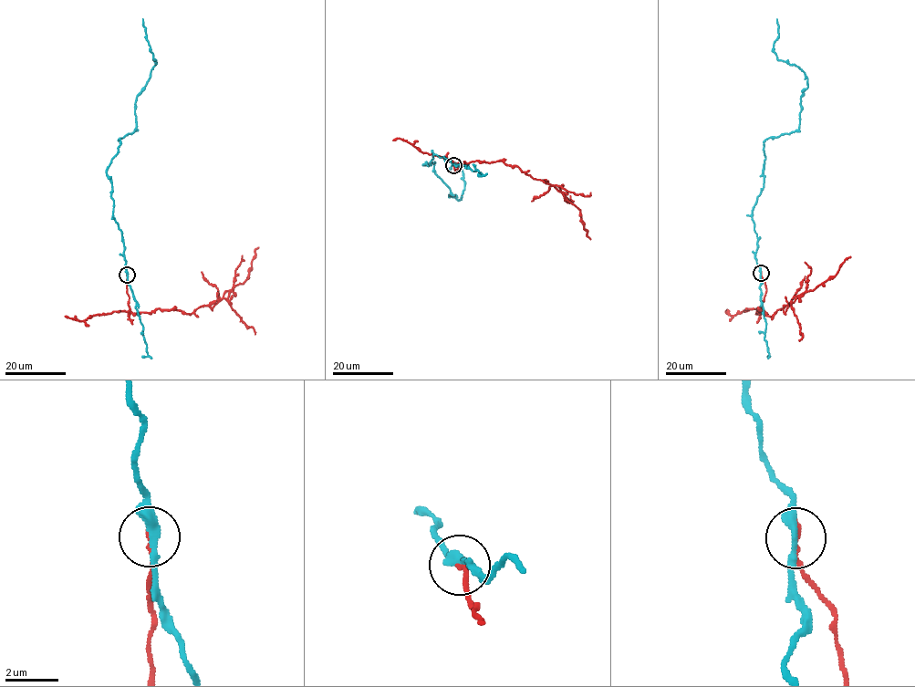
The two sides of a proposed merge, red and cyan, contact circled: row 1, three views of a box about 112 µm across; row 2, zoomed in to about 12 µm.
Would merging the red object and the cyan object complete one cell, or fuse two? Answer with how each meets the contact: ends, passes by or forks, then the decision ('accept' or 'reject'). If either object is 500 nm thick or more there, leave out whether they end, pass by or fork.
red ends | cyan passes by | reject

